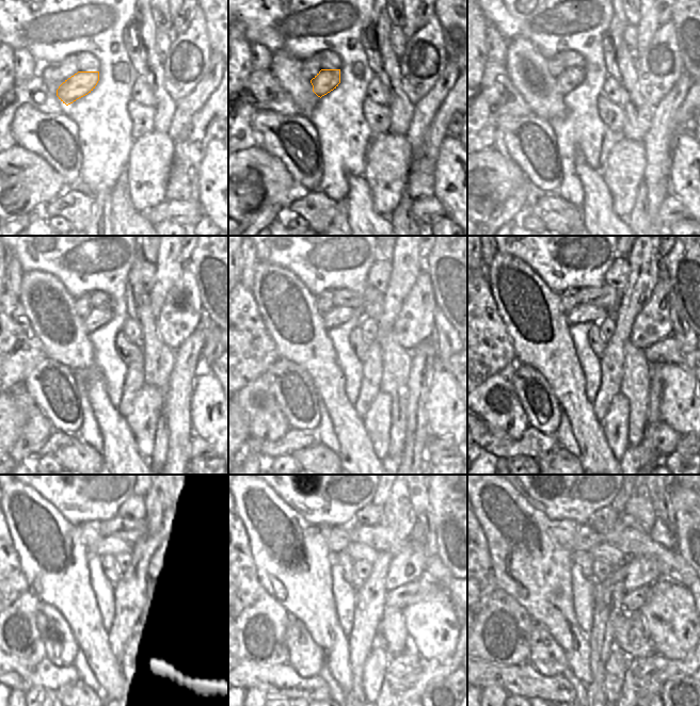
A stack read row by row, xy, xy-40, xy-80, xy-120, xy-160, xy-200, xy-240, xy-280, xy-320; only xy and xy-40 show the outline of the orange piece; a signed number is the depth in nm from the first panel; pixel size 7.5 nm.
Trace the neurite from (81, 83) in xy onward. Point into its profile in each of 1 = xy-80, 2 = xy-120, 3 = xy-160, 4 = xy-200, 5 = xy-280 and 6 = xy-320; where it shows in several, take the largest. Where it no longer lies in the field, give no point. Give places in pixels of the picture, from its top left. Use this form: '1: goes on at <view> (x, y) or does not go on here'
1: goes on at xy-80 (571, 78)
2: goes on at xy-120 (97, 317)
3: goes on at xy-160 (339, 315)
4: goes on at xy-200 (583, 313)
5: goes on at xy-280 (356, 550)
6: goes on at xy-320 (604, 551)

